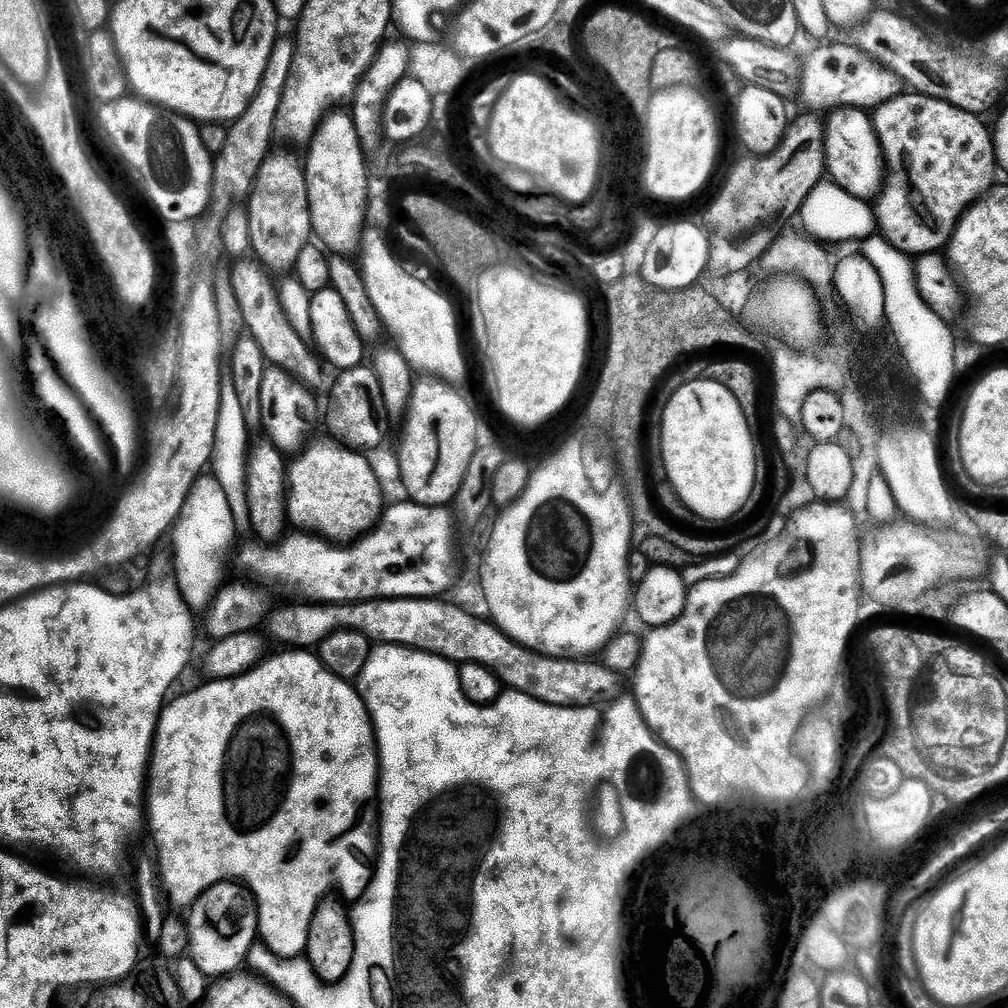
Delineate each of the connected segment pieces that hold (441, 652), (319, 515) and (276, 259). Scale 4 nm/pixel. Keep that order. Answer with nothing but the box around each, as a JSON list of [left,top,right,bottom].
[[420,598,623,707],[287,443,386,546],[246,154,313,273]]

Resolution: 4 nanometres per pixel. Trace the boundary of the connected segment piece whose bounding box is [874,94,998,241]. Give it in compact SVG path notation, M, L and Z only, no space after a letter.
M911 95L896 96L875 109L875 130L881 145L908 144L908 156L912 156L910 182L916 180L916 196L920 196L916 208L924 204L924 212L928 212L924 220L936 224L936 232L928 232L928 236L951 241L965 212L980 203L997 183L993 133L977 113L962 110L939 95Z

